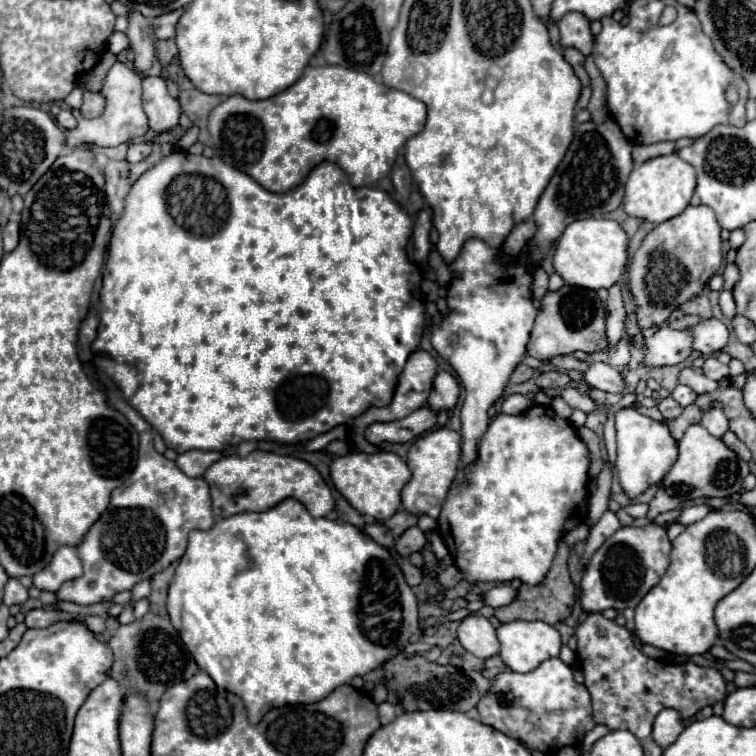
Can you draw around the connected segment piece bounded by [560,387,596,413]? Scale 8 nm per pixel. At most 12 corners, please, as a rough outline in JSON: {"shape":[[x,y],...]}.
{"shape":[[566,387],[562,397],[572,409],[584,413],[596,407],[590,395]]}

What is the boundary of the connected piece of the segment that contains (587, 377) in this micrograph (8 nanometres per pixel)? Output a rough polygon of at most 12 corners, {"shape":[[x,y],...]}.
{"shape":[[588,363],[582,379],[590,387],[620,393],[620,373],[608,363]]}

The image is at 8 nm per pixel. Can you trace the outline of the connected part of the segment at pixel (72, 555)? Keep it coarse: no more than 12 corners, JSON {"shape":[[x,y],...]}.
{"shape":[[62,545],[32,581],[58,591],[66,579],[82,575],[76,547]]}

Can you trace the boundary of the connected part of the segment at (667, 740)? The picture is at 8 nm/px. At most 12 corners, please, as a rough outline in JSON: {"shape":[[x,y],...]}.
{"shape":[[662,709],[654,721],[652,739],[666,749],[682,733],[676,709]]}

